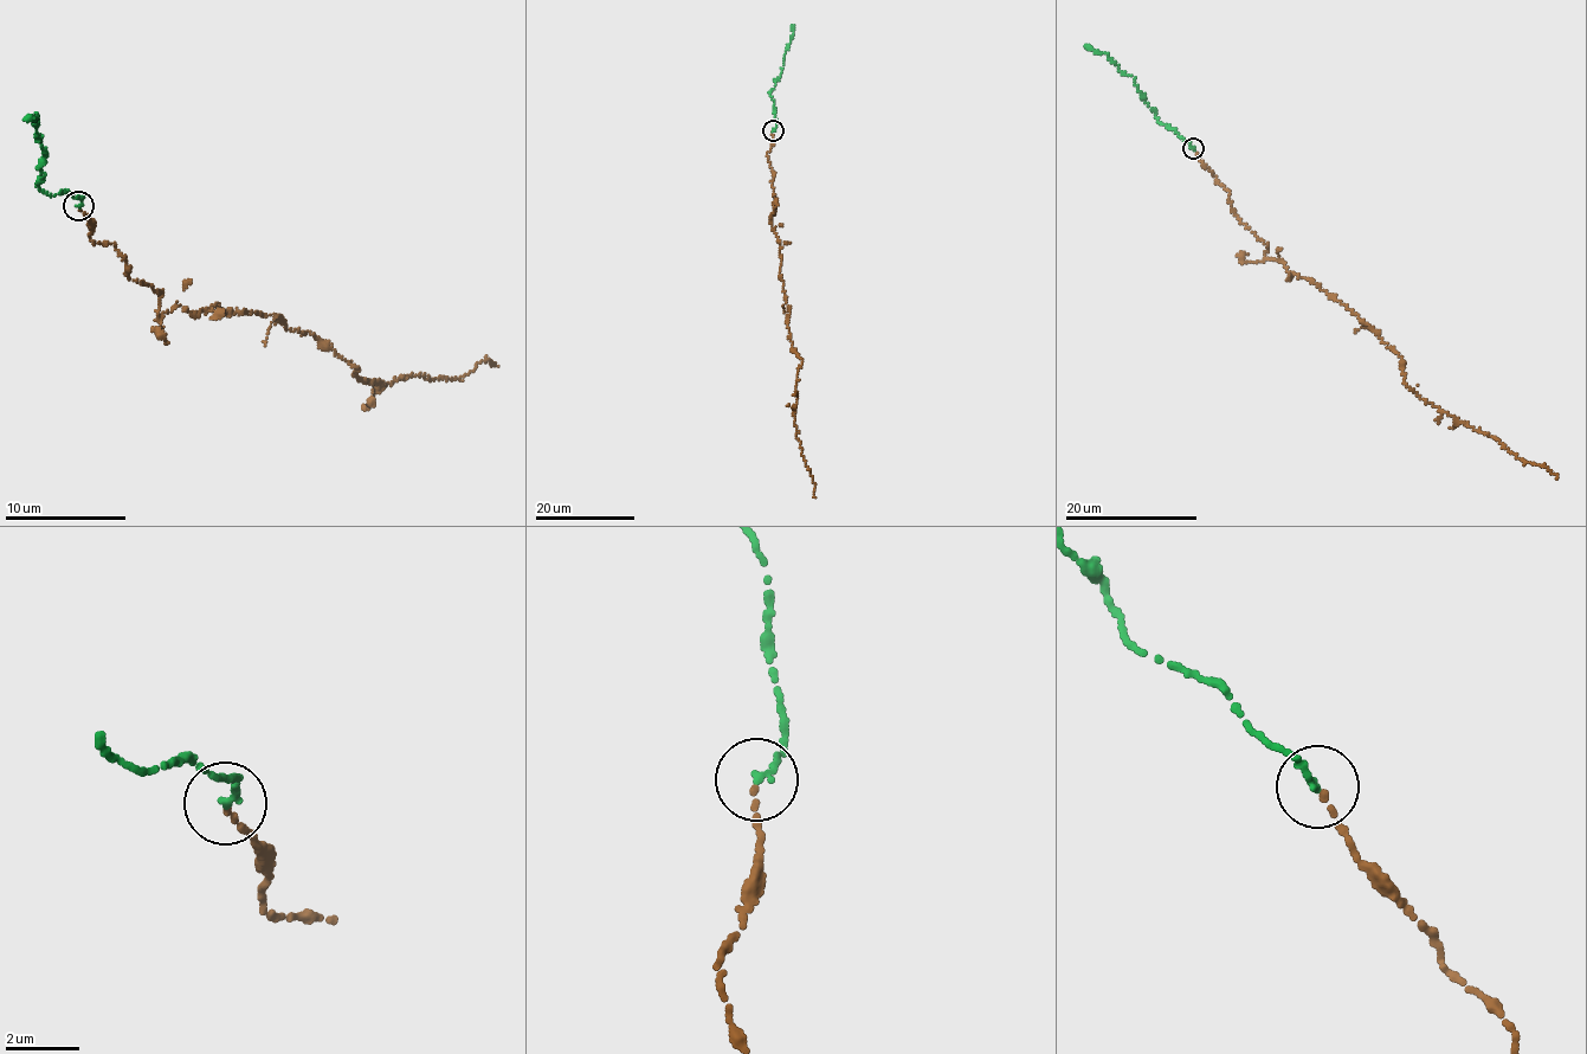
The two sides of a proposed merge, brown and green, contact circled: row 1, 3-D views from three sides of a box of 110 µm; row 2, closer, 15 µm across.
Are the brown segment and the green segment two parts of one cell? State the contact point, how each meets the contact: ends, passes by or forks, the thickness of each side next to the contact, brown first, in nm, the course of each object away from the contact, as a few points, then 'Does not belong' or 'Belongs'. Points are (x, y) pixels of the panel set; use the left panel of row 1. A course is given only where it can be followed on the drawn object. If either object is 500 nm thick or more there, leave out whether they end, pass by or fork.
Place: (78, 205). At the ring brown ends. At the ring green ends. Thickness 150 nm (brown) against 190 nm. Course of brown: (79, 207), (90, 240), (161, 291), (159, 317), (218, 303), (281, 315), (386, 385), (498, 366). Course of green: (79, 205), (79, 195), (64, 191), (55, 195), (39, 188), (38, 179), (44, 175), (37, 115), (24, 120). Belongs

